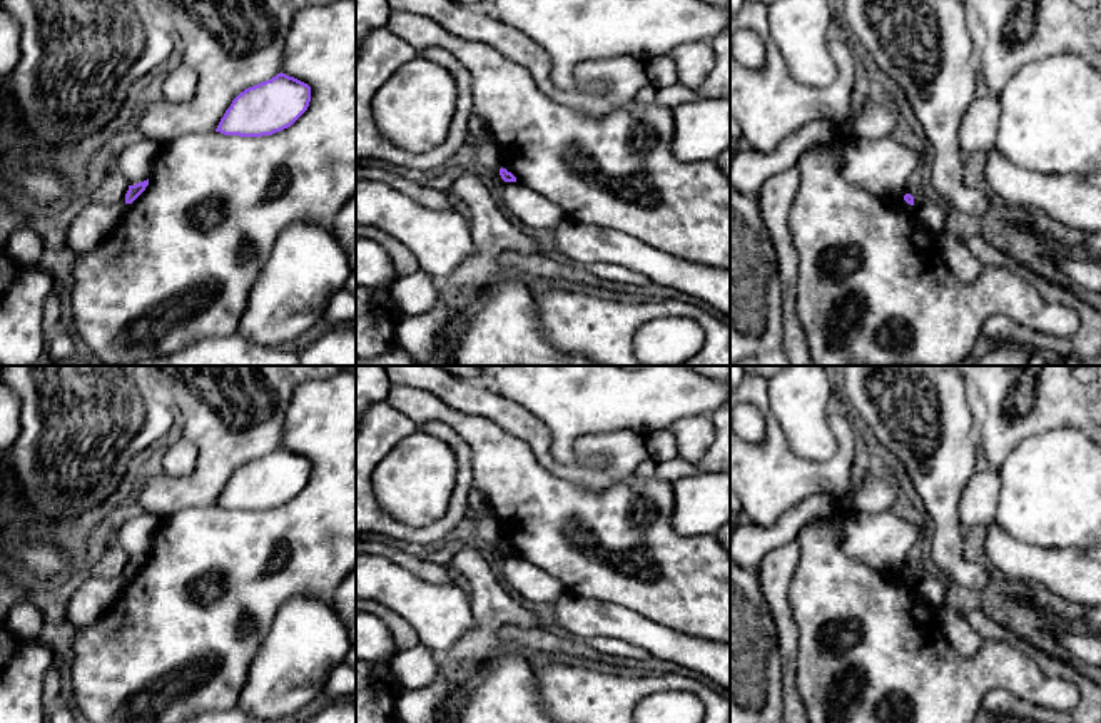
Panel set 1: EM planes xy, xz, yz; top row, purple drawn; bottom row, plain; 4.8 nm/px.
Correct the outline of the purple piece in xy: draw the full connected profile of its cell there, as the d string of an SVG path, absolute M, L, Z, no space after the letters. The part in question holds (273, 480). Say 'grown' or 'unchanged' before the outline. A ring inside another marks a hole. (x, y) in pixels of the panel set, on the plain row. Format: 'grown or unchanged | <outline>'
unchanged | M286 447L241 466L216 506L239 511L272 509L291 501L309 481L311 461Z

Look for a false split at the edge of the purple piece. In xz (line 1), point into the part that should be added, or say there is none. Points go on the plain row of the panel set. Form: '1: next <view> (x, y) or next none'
1: next none

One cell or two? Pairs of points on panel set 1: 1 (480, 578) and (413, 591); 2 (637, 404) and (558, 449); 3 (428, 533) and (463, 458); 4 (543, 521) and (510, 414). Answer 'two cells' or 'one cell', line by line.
1: two cells
2: one cell
3: one cell
4: two cells

